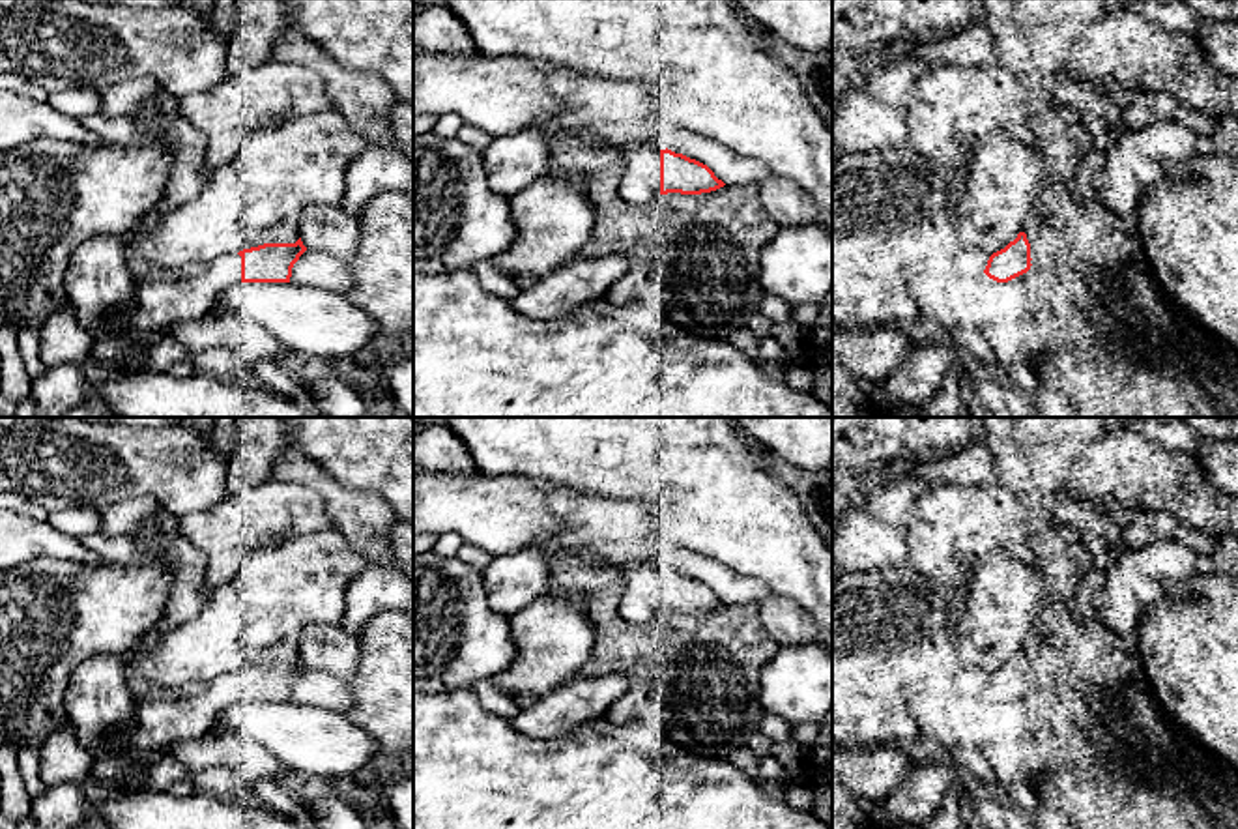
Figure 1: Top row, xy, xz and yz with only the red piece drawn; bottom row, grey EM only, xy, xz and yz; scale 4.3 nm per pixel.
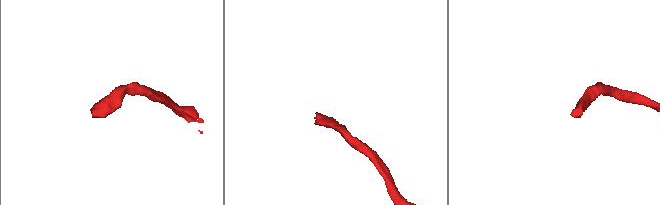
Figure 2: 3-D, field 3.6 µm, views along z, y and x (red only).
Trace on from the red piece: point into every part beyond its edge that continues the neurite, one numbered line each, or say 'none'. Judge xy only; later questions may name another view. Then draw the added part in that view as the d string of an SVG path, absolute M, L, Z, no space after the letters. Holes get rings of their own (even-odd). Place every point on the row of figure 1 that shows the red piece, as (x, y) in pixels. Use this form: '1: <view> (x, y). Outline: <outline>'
1: xy (156, 304). Outline: M226 253L206 264L194 277L137 283L131 301L118 324L131 331L163 331L187 320L206 316L219 296L241 283L241 256Z

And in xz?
1: xz (638, 180). Outline: M660 150L619 152L617 191L623 200L636 206L660 196Z

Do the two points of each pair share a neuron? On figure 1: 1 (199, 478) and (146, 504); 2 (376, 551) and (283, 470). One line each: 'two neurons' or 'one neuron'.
1: two neurons
2: one neuron

